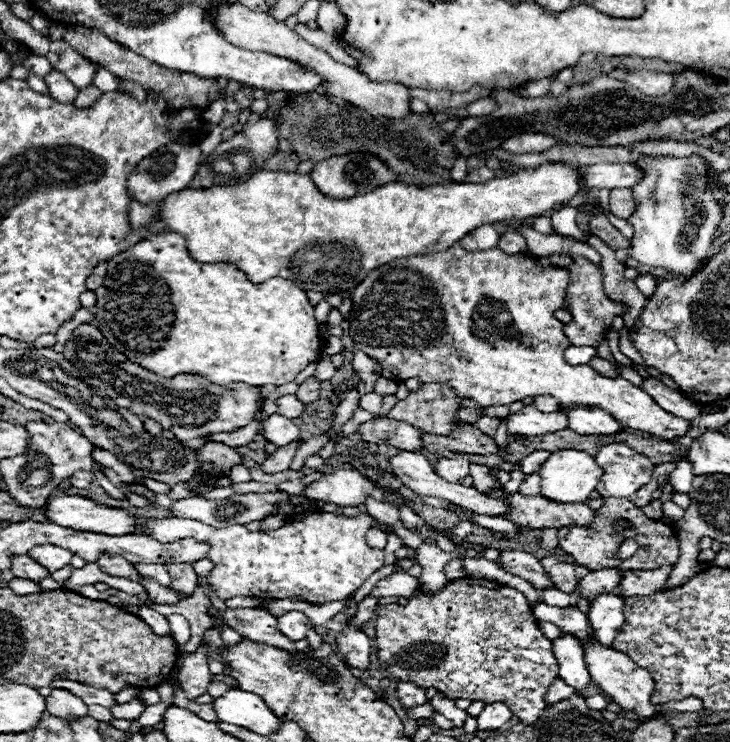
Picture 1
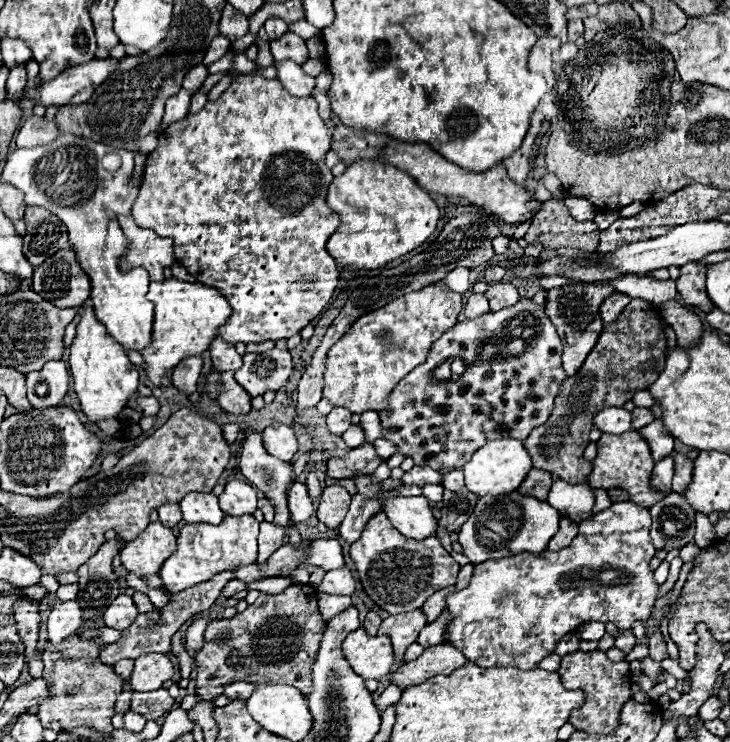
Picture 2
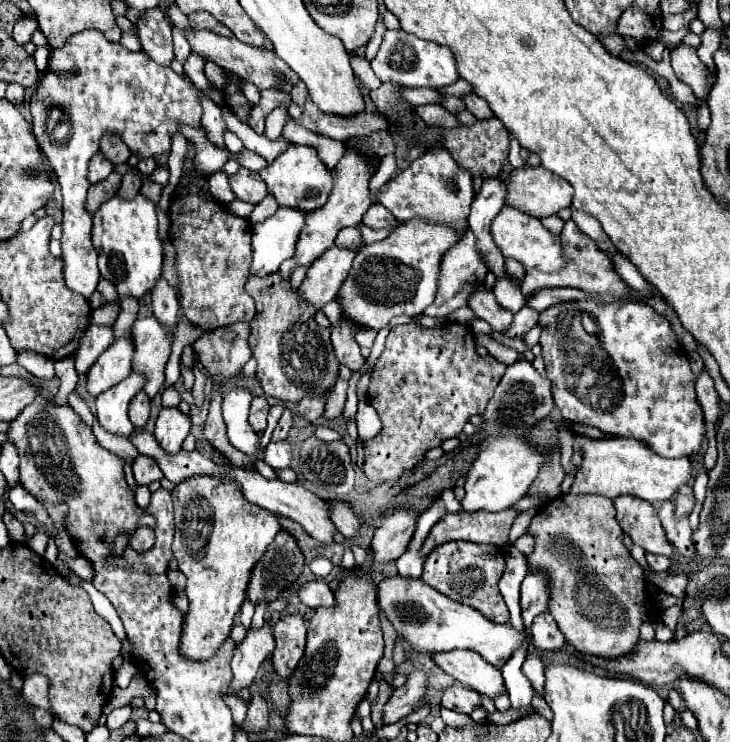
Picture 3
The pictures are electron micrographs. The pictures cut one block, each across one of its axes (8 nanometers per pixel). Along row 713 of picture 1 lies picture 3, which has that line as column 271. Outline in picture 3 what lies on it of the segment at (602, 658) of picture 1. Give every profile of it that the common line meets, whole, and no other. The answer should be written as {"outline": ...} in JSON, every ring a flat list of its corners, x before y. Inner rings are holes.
{"outline":[[264,624,262,628,248,628,246,638,236,646,236,652,232,658,234,690,250,686,258,674,260,664,268,660,272,652,274,652,272,626]]}

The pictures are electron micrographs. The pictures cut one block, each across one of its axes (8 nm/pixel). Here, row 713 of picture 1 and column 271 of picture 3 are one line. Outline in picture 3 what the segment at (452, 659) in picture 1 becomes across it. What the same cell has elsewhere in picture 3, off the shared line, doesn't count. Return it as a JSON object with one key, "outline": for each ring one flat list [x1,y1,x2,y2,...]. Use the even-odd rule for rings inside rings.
{"outline":[[192,476,176,484,172,498,176,522,172,552,188,578,186,596,190,600,182,628,182,654,190,660,208,660,230,636,234,618,246,600,252,570,282,526,278,514,250,504,230,476]]}

